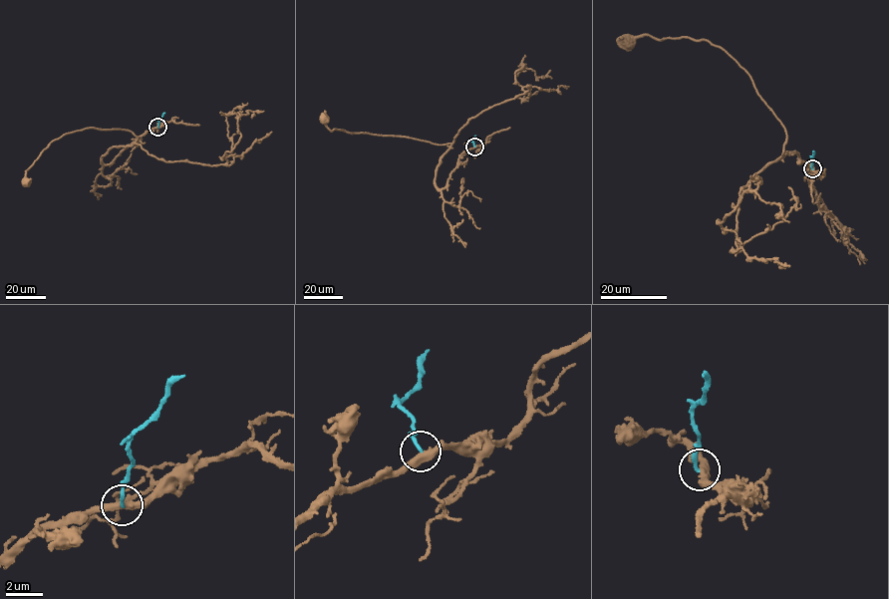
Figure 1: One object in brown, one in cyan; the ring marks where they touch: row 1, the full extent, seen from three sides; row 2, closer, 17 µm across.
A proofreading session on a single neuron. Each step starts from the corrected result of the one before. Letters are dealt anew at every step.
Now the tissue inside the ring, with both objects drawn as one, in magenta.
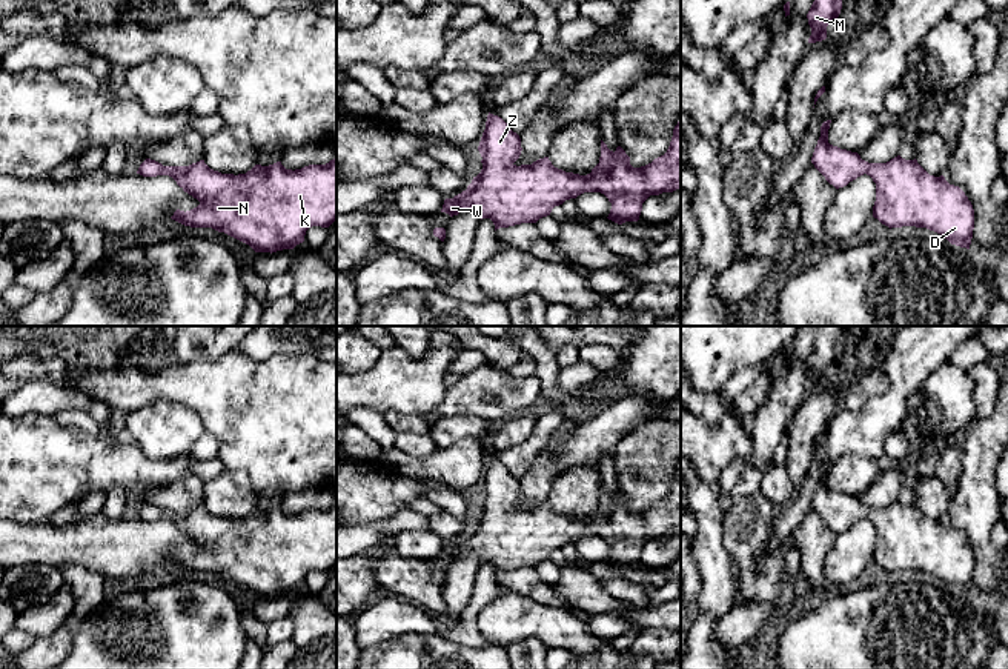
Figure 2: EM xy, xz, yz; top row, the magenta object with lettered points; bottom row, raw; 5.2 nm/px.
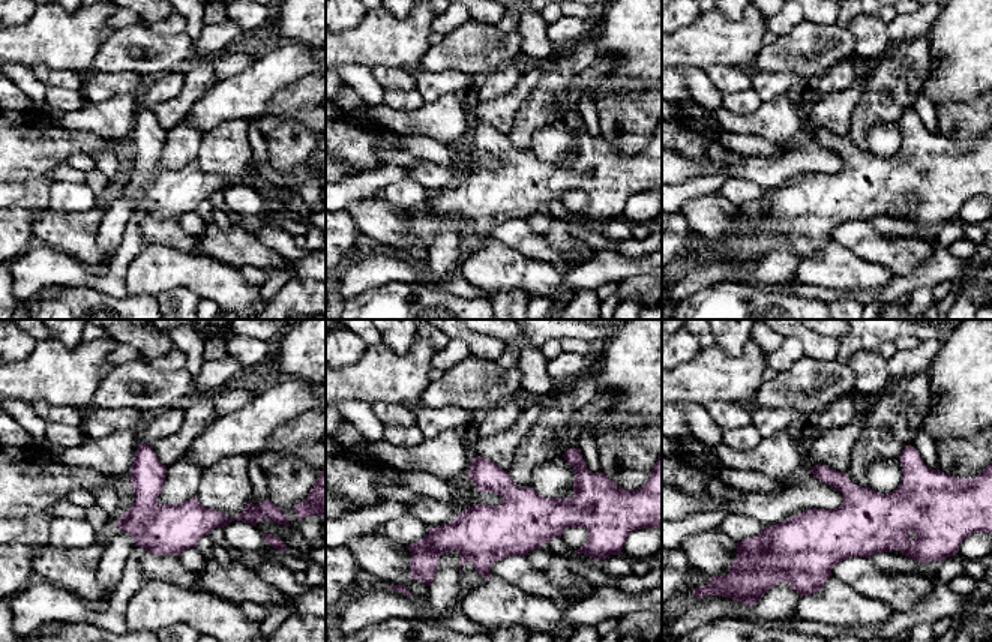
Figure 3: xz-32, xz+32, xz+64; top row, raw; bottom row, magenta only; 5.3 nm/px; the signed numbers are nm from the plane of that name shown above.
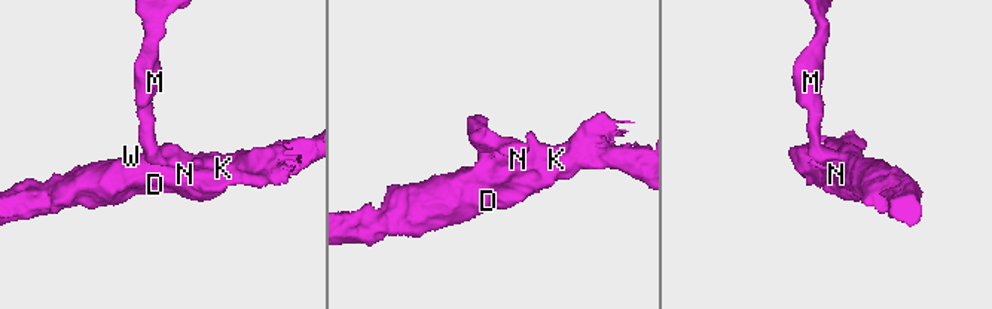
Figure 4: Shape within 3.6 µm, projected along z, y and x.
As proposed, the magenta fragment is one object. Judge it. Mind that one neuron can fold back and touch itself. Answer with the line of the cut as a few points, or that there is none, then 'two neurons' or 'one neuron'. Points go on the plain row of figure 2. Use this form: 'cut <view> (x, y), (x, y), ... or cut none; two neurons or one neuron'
cut none; one neuron

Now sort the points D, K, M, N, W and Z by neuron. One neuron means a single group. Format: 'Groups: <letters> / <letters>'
Groups: D K M N W Z

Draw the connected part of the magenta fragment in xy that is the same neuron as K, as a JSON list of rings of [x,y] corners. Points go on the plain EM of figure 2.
[[[337,501],[326,509],[309,509],[295,515],[286,514],[281,506],[269,511],[255,509],[238,520],[214,515],[204,504],[189,511],[163,511],[146,503],[137,518],[169,520],[184,537],[200,546],[191,555],[177,554],[172,564],[191,572],[212,572],[224,577],[249,589],[255,597],[293,594],[304,586],[309,572],[329,572],[337,564]]]

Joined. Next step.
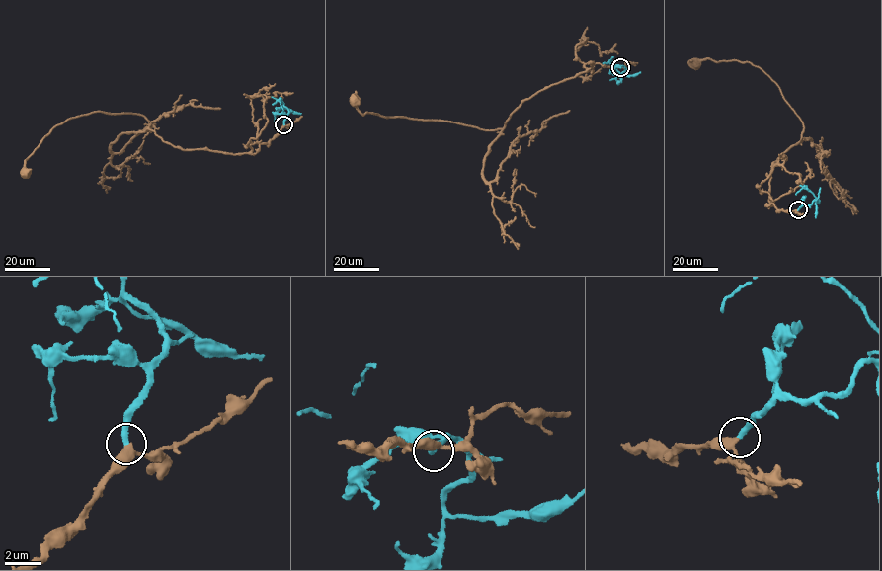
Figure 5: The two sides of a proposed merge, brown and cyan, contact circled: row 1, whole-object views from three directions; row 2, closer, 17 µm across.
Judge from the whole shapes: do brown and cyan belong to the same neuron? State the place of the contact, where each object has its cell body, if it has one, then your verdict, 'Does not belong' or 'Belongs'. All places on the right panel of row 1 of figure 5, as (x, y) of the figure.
Place: (798, 209). Soma of brown: (694, 62). Soma of cyan: none. Belongs

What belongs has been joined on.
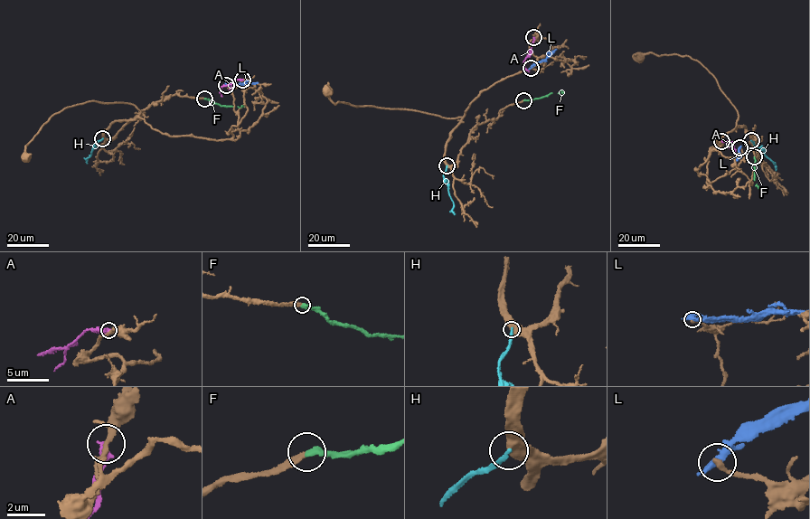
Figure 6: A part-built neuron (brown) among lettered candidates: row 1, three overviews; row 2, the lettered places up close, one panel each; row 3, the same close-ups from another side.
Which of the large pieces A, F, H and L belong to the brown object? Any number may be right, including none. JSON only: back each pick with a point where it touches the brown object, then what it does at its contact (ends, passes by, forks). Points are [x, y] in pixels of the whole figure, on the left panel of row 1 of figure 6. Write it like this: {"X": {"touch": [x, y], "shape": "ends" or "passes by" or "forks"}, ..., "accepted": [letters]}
{"F": {"touch": [204, 99], "shape": "ends"}, "accepted": ["F"]}

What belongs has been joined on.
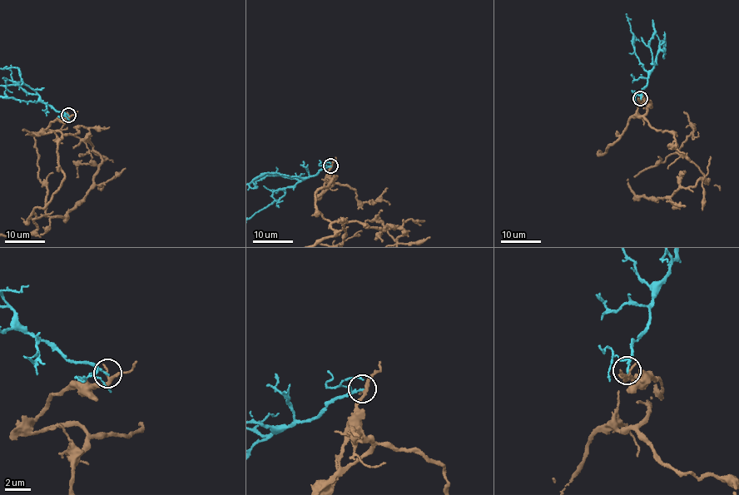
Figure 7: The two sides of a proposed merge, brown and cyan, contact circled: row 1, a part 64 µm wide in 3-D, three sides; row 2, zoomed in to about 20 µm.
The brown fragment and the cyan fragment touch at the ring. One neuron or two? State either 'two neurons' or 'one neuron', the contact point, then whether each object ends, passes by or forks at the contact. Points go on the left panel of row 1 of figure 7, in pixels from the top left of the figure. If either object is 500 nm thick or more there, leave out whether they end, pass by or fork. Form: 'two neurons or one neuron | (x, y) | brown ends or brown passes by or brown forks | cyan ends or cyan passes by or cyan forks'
two neurons | (68, 115) | brown passes by | cyan passes by

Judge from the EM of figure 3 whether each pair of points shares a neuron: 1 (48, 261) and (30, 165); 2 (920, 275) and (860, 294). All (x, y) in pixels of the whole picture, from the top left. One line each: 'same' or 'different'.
1: different
2: same

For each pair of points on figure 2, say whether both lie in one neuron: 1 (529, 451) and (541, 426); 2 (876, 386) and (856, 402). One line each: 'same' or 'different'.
1: same
2: same

